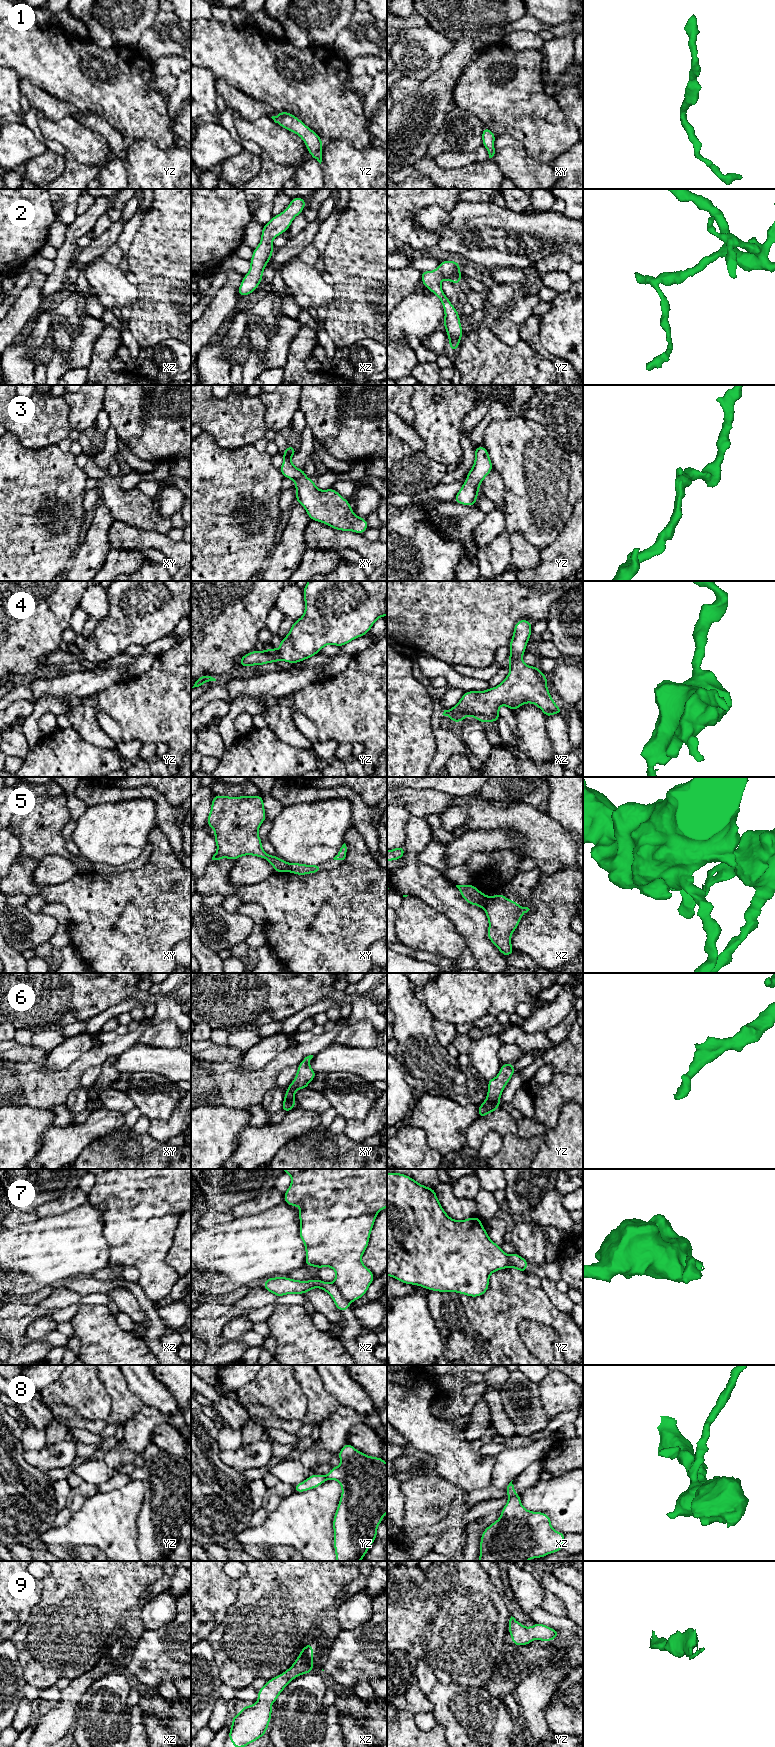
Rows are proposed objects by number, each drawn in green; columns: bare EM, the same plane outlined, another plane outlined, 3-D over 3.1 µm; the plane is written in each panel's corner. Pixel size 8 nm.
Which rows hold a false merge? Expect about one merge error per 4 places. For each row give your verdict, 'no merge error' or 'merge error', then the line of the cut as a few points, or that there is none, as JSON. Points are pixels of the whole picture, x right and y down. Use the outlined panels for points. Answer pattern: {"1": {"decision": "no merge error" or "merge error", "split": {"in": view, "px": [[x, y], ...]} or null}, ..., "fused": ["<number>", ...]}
{"1": {"decision": "no merge error", "split": null}, "2": {"decision": "no merge error", "split": null}, "3": {"decision": "no merge error", "split": null}, "4": {"decision": "no merge error", "split": null}, "5": {"decision": "merge error", "split": {"in": "xz", "px": [[488, 897], [483, 907]]}}, "6": {"decision": "no merge error", "split": null}, "7": {"decision": "merge error", "split": {"in": "xz", "px": [[333, 1283], [349, 1302]]}}, "8": {"decision": "no merge error", "split": null}, "9": {"decision": "no merge error", "split": null}, "fused": ["5", "7"]}

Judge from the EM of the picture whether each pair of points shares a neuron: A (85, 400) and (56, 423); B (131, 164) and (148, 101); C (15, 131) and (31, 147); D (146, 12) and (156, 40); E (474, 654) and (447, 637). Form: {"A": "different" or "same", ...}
{"A": "different", "B": "different", "C": "same", "D": "different", "E": "same"}

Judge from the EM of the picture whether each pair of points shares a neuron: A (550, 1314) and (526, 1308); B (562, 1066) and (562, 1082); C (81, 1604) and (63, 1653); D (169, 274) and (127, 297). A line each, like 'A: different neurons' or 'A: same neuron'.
A: same neuron
B: different neurons
C: same neuron
D: different neurons

